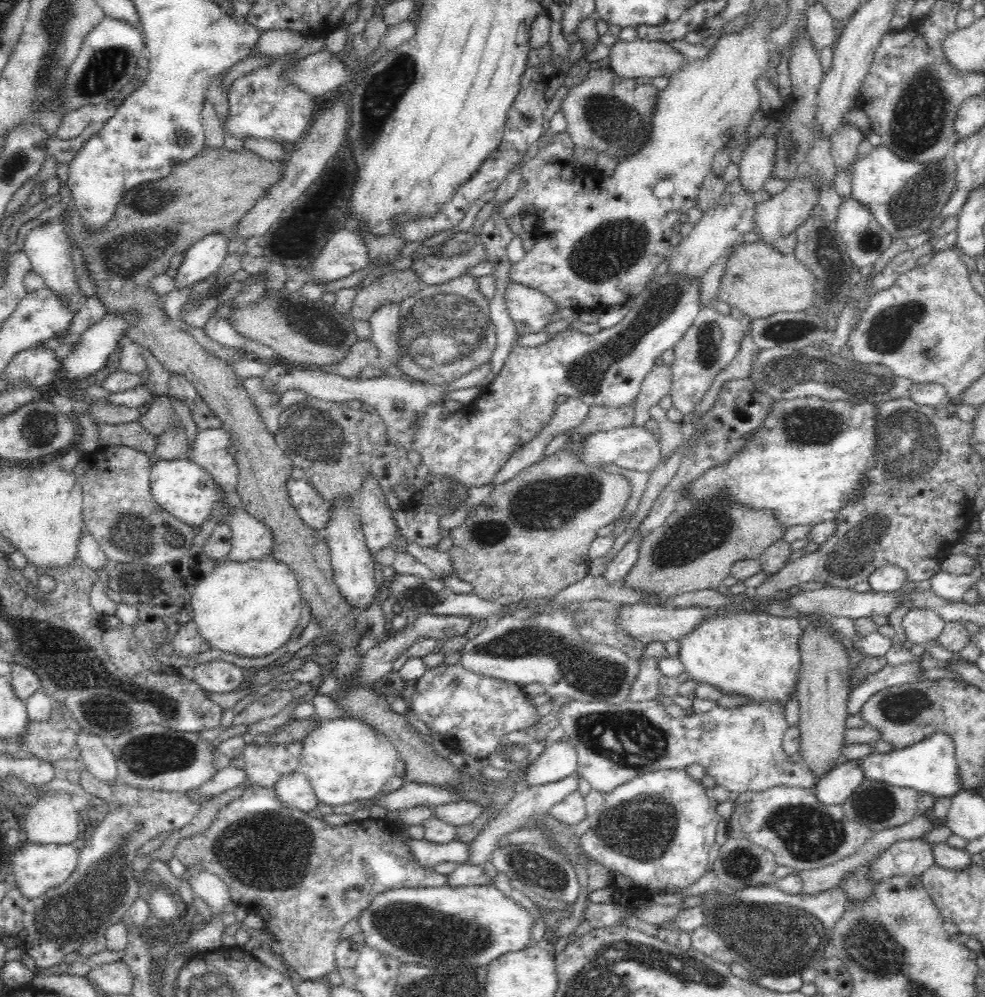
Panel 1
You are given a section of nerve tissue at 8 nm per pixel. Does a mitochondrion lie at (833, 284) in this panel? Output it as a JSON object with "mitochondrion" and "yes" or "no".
{"mitochondrion":"yes"}

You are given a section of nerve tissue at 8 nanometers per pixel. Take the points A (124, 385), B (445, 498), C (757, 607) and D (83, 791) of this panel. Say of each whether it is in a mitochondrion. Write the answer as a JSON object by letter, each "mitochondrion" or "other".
{"A":"other","B":"mitochondrion","C":"other","D":"other"}

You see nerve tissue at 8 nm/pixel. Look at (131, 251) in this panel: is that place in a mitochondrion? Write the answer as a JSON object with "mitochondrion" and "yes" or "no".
{"mitochondrion":"yes"}

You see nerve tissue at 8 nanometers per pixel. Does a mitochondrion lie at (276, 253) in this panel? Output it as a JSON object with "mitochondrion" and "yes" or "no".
{"mitochondrion":"no"}

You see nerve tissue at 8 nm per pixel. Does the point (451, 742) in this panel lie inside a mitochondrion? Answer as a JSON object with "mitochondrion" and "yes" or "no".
{"mitochondrion":"no"}

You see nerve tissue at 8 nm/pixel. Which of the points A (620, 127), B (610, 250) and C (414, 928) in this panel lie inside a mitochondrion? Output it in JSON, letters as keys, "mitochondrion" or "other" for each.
{"A":"mitochondrion","B":"mitochondrion","C":"mitochondrion"}

